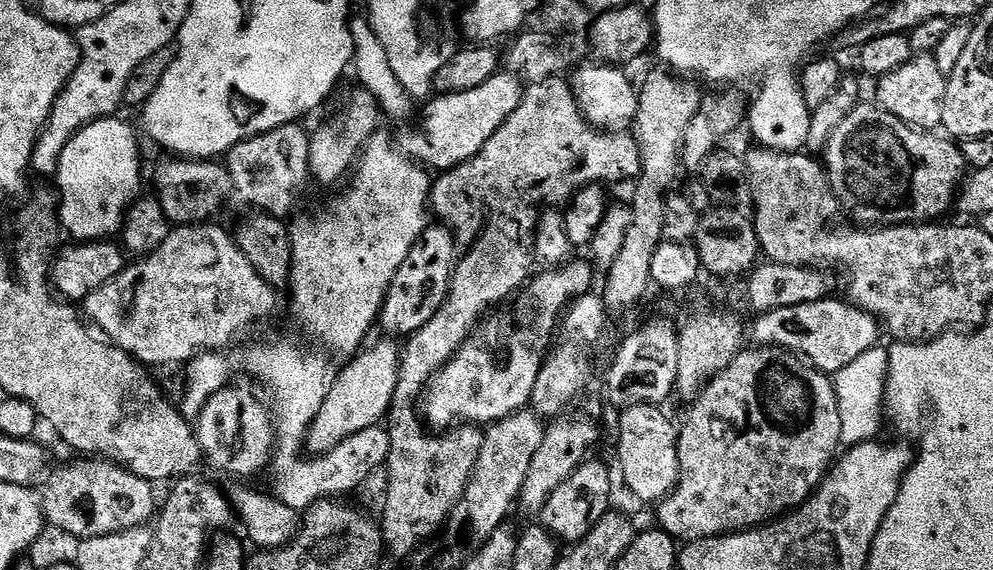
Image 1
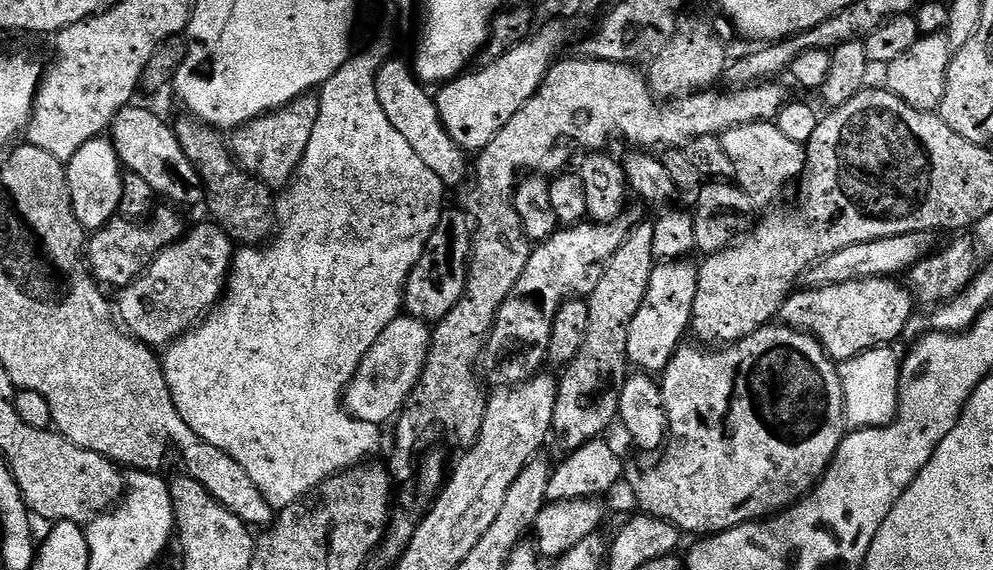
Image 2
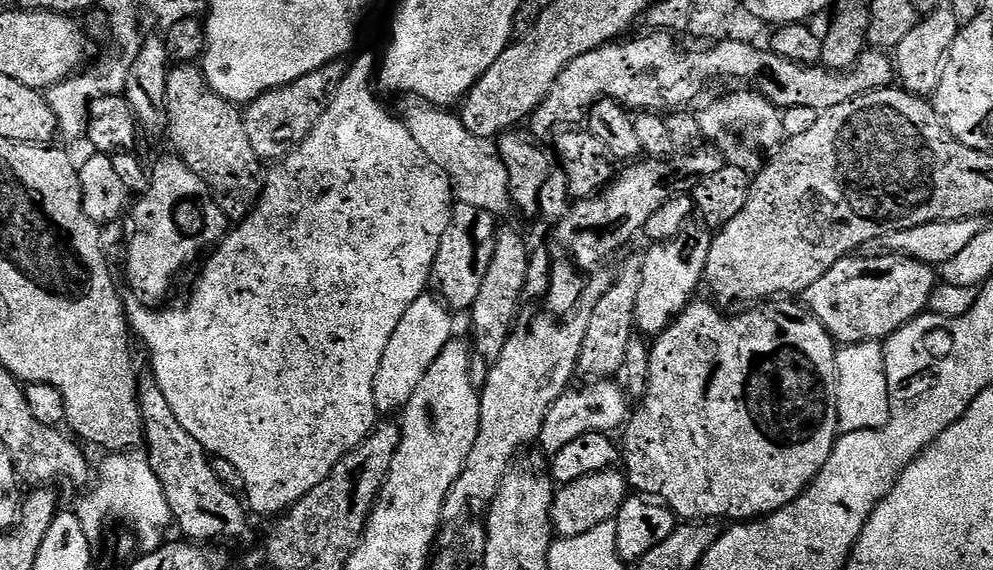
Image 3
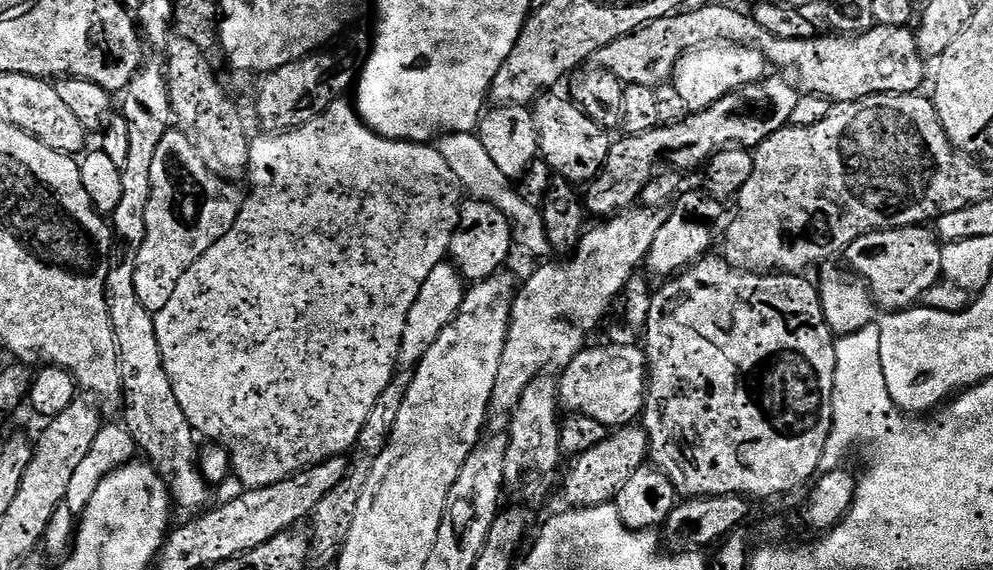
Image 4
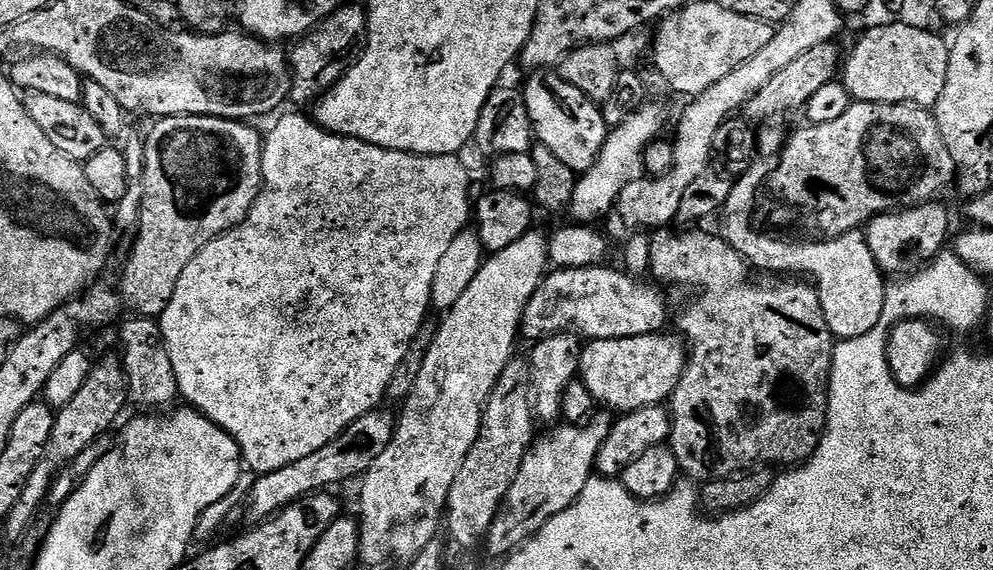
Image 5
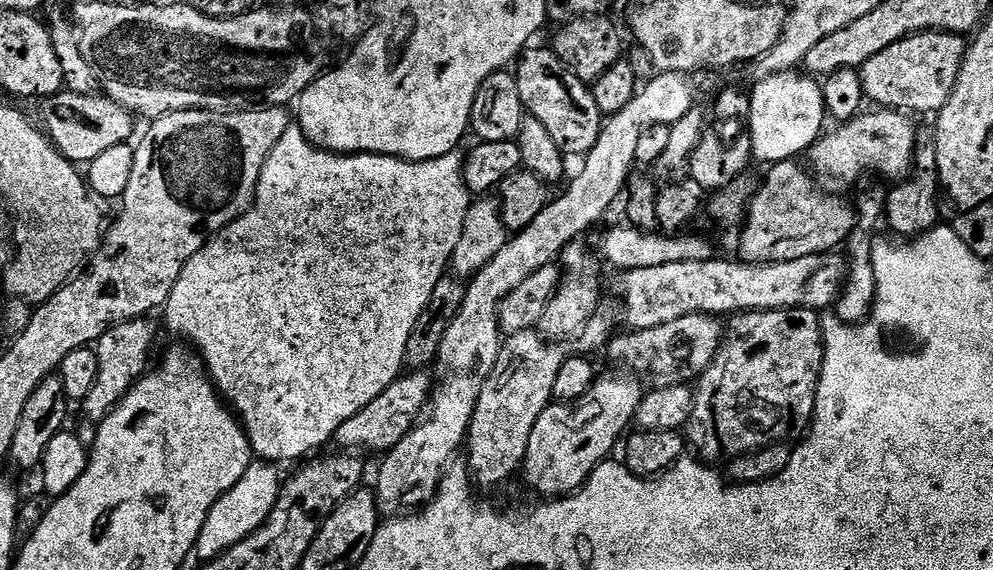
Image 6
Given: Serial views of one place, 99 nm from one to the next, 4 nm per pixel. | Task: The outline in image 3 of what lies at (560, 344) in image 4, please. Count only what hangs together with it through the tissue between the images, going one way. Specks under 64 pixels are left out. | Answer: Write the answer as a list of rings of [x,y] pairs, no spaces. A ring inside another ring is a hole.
[[[593,271],[587,277],[584,293],[580,298],[580,304],[569,315],[558,322],[557,317],[551,314],[536,316],[528,324],[528,332],[513,331],[512,335],[504,341],[504,349],[499,356],[495,357],[492,369],[484,380],[484,388],[479,389],[480,394],[480,425],[478,434],[474,438],[474,446],[464,463],[462,474],[454,482],[454,486],[448,491],[448,497],[444,503],[444,516],[447,519],[459,521],[464,511],[471,504],[483,505],[491,502],[500,488],[502,478],[513,467],[512,459],[516,451],[526,444],[539,441],[542,422],[550,410],[550,406],[561,396],[562,393],[573,383],[572,375],[577,375],[582,350],[582,338],[586,338],[586,326],[590,322],[590,314],[594,306],[598,306],[598,298],[606,294],[606,290],[614,279],[613,273]]]

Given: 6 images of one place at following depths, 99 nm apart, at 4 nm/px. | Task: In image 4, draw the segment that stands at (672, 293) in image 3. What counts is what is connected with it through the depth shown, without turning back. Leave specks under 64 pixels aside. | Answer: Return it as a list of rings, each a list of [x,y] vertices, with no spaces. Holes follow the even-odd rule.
[[[681,191],[671,205],[672,213],[664,216],[664,224],[654,238],[654,246],[650,246],[650,254],[646,261],[647,271],[653,277],[656,275],[672,278],[702,259],[703,256],[709,255],[713,251],[712,220],[722,219],[721,221],[723,221],[725,219],[724,208],[725,205],[709,195],[707,191]]]

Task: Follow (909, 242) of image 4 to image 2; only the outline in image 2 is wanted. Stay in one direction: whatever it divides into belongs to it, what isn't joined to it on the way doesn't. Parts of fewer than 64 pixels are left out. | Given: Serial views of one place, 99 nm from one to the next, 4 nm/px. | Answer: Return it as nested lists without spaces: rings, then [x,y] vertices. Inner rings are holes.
[[[875,276],[825,288],[796,290],[780,307],[778,320],[789,328],[810,333],[833,362],[843,362],[859,352],[882,348],[901,339],[907,319],[914,311],[914,296],[900,282],[896,278]]]

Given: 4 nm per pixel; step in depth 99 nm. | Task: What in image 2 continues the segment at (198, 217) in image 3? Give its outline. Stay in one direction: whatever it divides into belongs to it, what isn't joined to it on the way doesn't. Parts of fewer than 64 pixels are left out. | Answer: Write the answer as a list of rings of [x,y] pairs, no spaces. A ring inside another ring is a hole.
[[[172,206],[157,207],[153,211],[150,219],[147,222],[129,222],[123,218],[113,218],[108,221],[102,228],[95,229],[87,237],[86,240],[86,263],[93,276],[101,285],[109,286],[113,284],[116,290],[123,290],[128,287],[132,281],[137,280],[143,272],[151,264],[152,259],[162,251],[163,248],[168,247],[169,244],[176,243],[186,231],[186,223],[179,216],[177,209]]]

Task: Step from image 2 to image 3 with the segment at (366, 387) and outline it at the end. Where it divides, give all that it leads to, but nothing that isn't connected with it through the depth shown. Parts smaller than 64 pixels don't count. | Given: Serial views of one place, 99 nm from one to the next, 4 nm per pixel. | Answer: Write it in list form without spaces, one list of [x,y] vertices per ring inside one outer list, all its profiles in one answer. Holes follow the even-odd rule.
[[[425,294],[410,302],[406,314],[402,314],[402,322],[398,322],[398,330],[394,330],[390,342],[386,342],[386,350],[382,354],[382,360],[378,362],[378,372],[374,378],[374,402],[381,413],[392,414],[388,412],[395,408],[396,411],[403,409],[426,370],[454,338],[453,313],[446,307],[443,299],[431,295]]]

